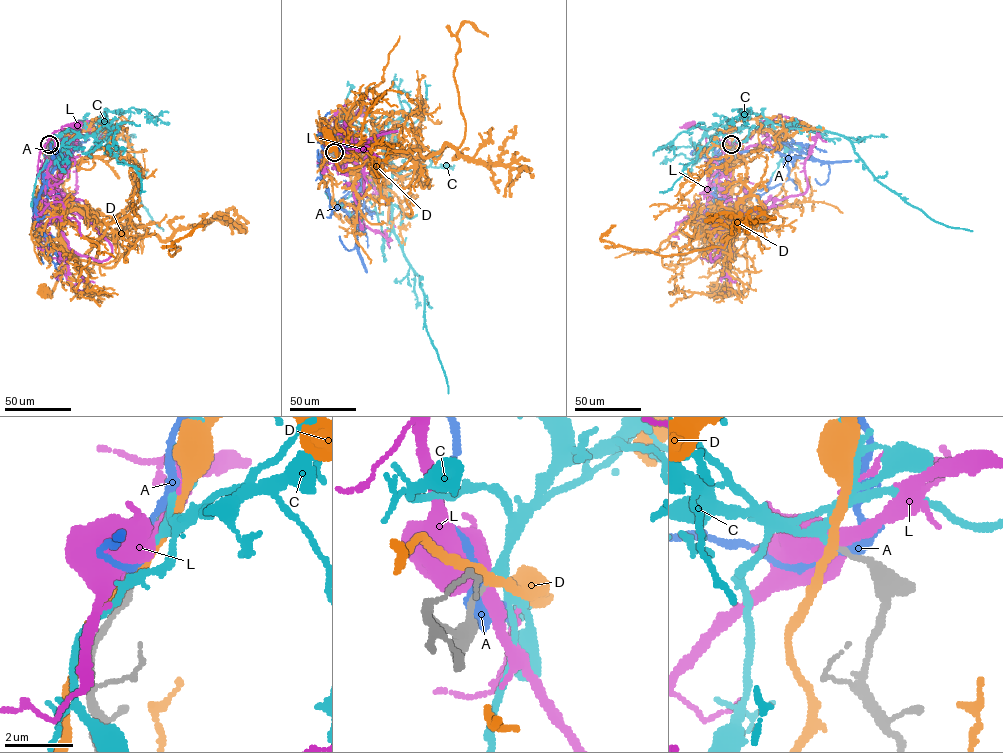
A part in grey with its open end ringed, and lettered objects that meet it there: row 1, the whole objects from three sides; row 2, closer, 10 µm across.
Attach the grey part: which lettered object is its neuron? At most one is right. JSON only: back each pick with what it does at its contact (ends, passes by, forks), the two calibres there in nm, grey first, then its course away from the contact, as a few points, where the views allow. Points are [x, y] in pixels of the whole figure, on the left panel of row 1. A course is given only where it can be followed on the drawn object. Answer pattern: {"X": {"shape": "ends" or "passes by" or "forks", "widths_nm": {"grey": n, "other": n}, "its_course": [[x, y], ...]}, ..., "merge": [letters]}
{"C": {"shape": "passes by", "widths_nm": {"grey": 160, "other": 200}, "its_course": [[49, 143], [69, 127], [86, 138], [107, 128], [104, 122], [123, 135], [134, 152], [139, 199], [163, 231]]}, "merge": ["C"]}

